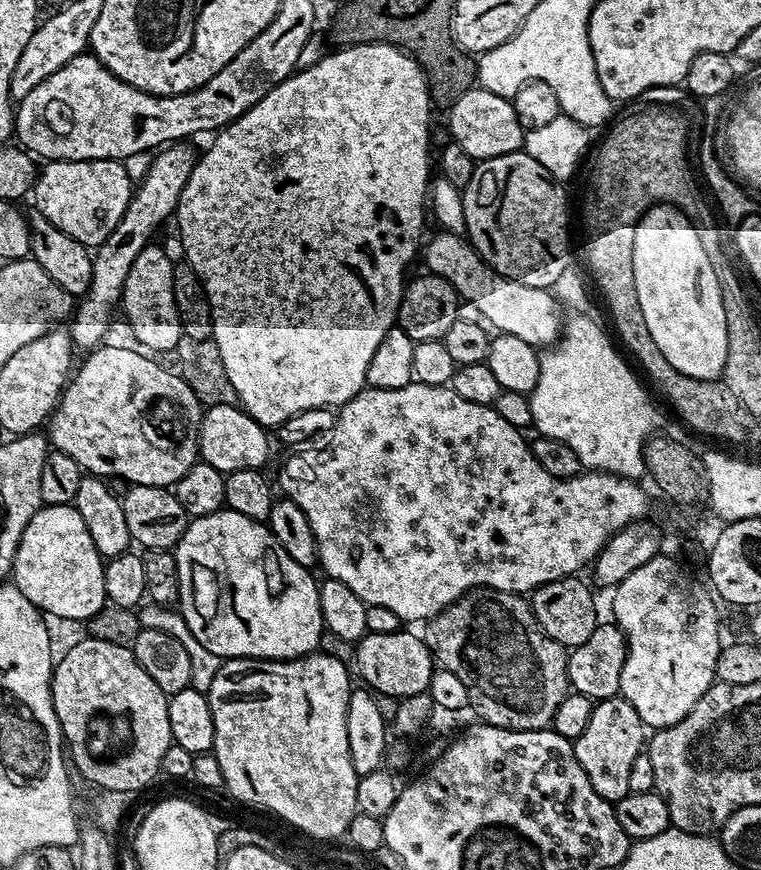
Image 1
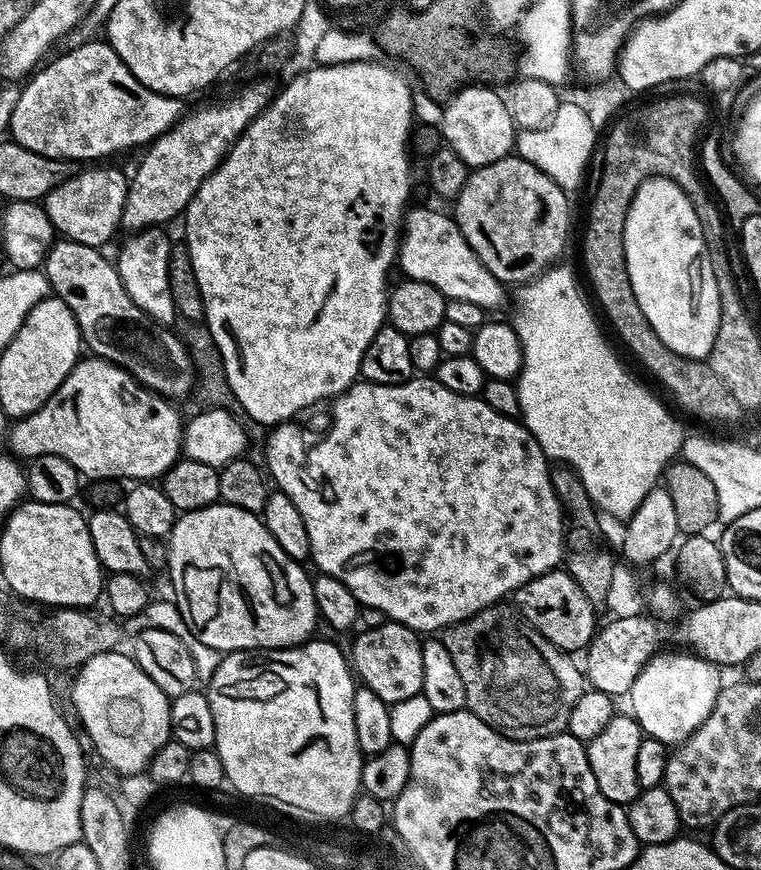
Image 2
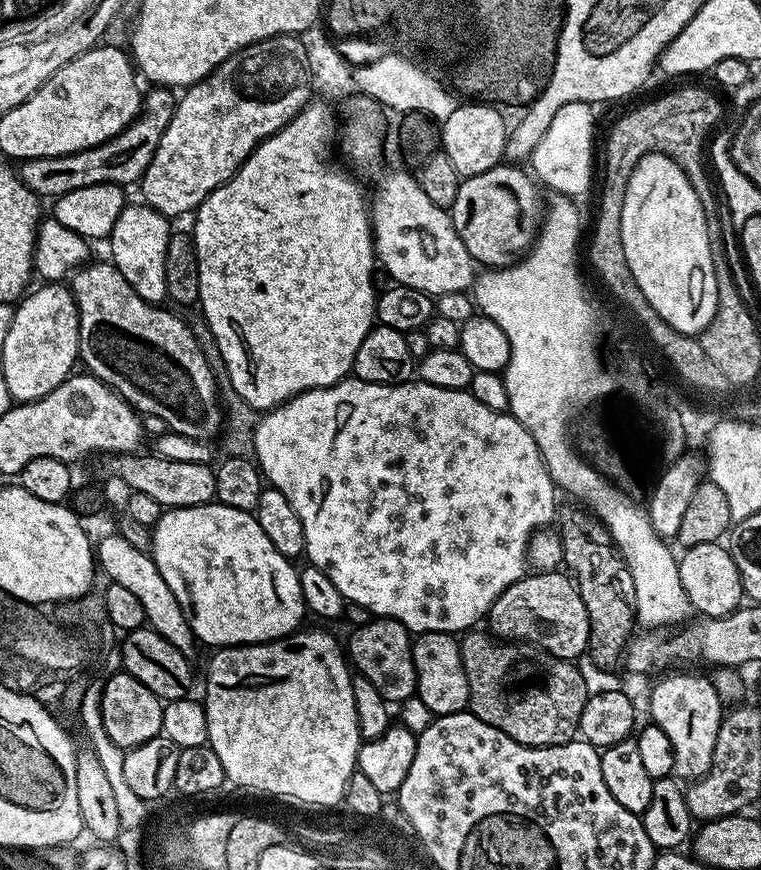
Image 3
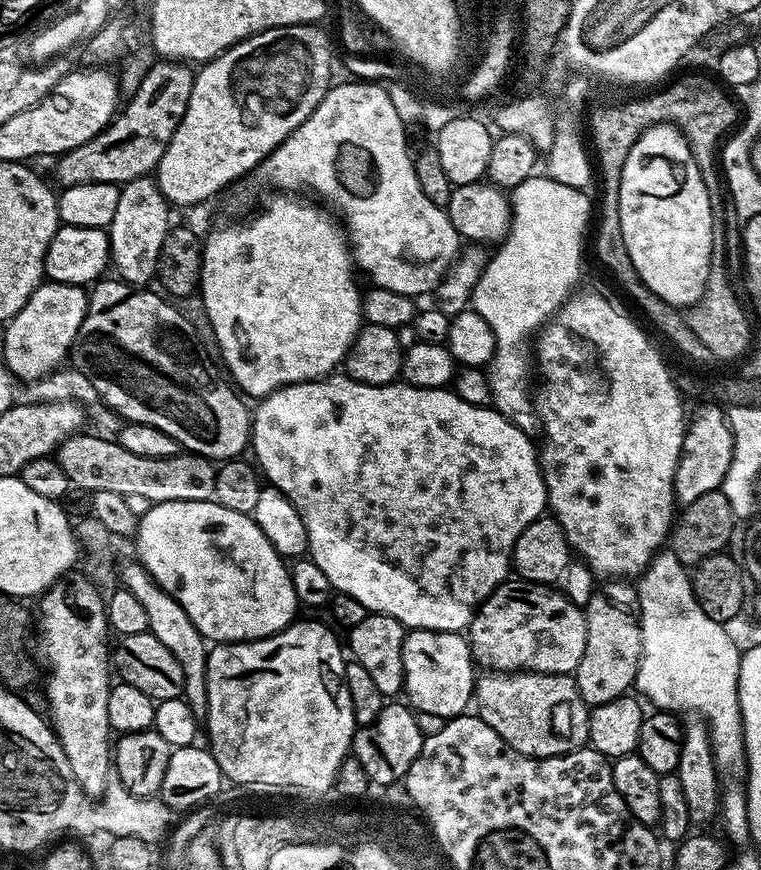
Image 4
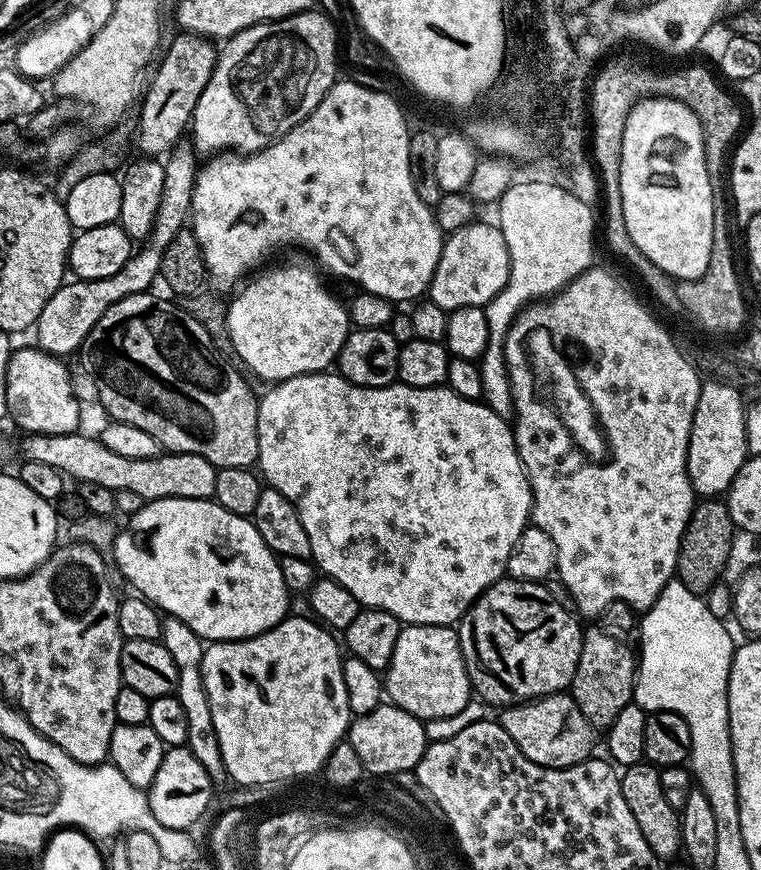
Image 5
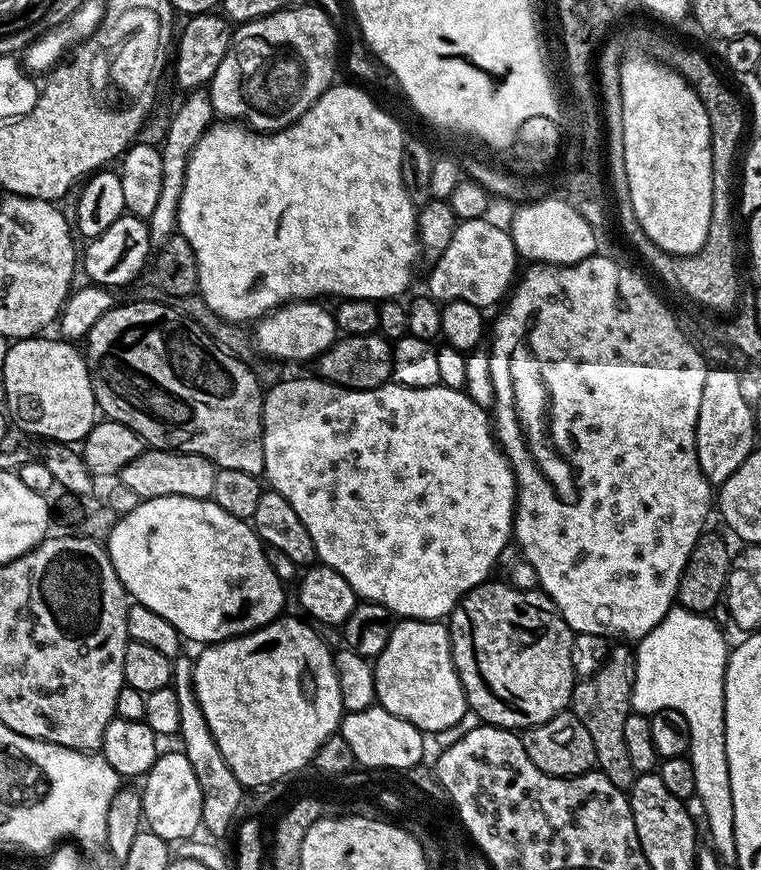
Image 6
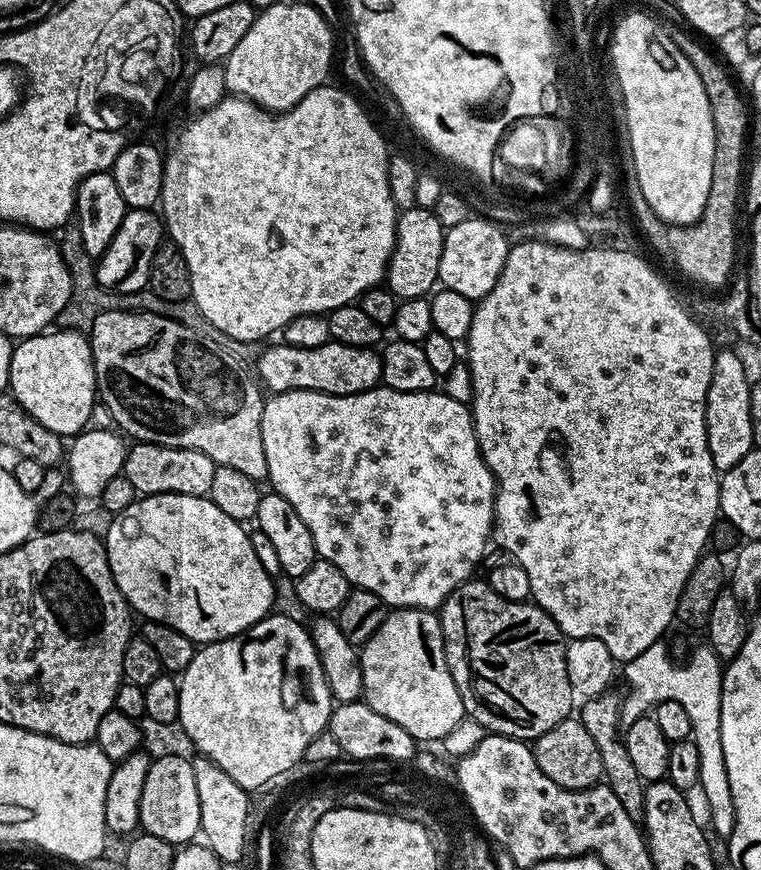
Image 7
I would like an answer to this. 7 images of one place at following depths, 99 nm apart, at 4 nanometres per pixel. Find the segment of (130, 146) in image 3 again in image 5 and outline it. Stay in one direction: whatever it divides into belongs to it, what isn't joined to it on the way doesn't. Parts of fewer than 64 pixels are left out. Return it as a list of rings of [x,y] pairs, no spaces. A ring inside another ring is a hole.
[[[179,34],[172,40],[168,49],[163,49],[156,73],[148,84],[148,93],[142,96],[141,121],[138,122],[135,139],[135,151],[144,158],[160,158],[172,151],[172,148],[189,131],[192,112],[210,82],[210,74],[216,65],[218,48],[213,41],[191,34]]]

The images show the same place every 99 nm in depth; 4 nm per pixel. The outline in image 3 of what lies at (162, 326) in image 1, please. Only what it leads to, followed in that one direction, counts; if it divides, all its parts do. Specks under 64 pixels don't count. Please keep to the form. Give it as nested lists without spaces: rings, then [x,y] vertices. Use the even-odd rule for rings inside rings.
[[[143,202],[125,203],[122,214],[118,214],[118,222],[114,222],[110,243],[112,243],[111,263],[134,286],[138,298],[160,306],[165,303],[166,290],[166,246],[173,229],[168,228],[169,217],[163,216],[149,204]]]

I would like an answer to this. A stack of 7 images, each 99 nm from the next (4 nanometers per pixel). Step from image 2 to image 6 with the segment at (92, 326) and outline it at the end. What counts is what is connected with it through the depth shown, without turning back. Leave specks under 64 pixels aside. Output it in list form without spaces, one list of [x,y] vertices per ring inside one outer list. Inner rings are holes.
[[[133,299],[132,304],[117,303],[89,330],[86,337],[88,350],[86,359],[88,363],[89,378],[93,384],[93,394],[96,399],[96,407],[107,419],[114,422],[122,422],[122,426],[130,426],[134,434],[142,437],[145,445],[153,448],[167,448],[170,452],[193,452],[199,456],[205,456],[207,460],[217,468],[229,468],[230,470],[246,470],[246,474],[264,476],[264,392],[256,381],[253,369],[247,364],[238,362],[226,350],[222,350],[213,340],[204,334],[202,326],[194,322],[189,316],[180,313],[179,307],[168,304],[159,304],[159,299],[151,300]]]

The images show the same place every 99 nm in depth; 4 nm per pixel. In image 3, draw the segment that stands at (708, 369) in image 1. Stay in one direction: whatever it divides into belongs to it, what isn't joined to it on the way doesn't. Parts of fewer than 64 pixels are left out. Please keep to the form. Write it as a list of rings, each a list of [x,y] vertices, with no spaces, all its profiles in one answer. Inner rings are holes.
[[[665,152],[646,154],[638,162],[638,166],[634,166],[634,170],[630,174],[628,185],[626,186],[626,198],[622,202],[622,250],[626,254],[626,262],[630,266],[630,274],[634,278],[634,282],[638,282],[638,290],[642,290],[646,302],[650,302],[652,309],[671,328],[678,330],[686,336],[696,338],[706,330],[706,326],[710,326],[710,322],[714,318],[714,310],[718,306],[718,282],[714,278],[714,258],[712,257],[710,242],[708,241],[706,214],[702,210],[702,202],[698,198],[698,194],[694,190],[690,178],[684,173],[684,167],[677,160],[669,158]]]

